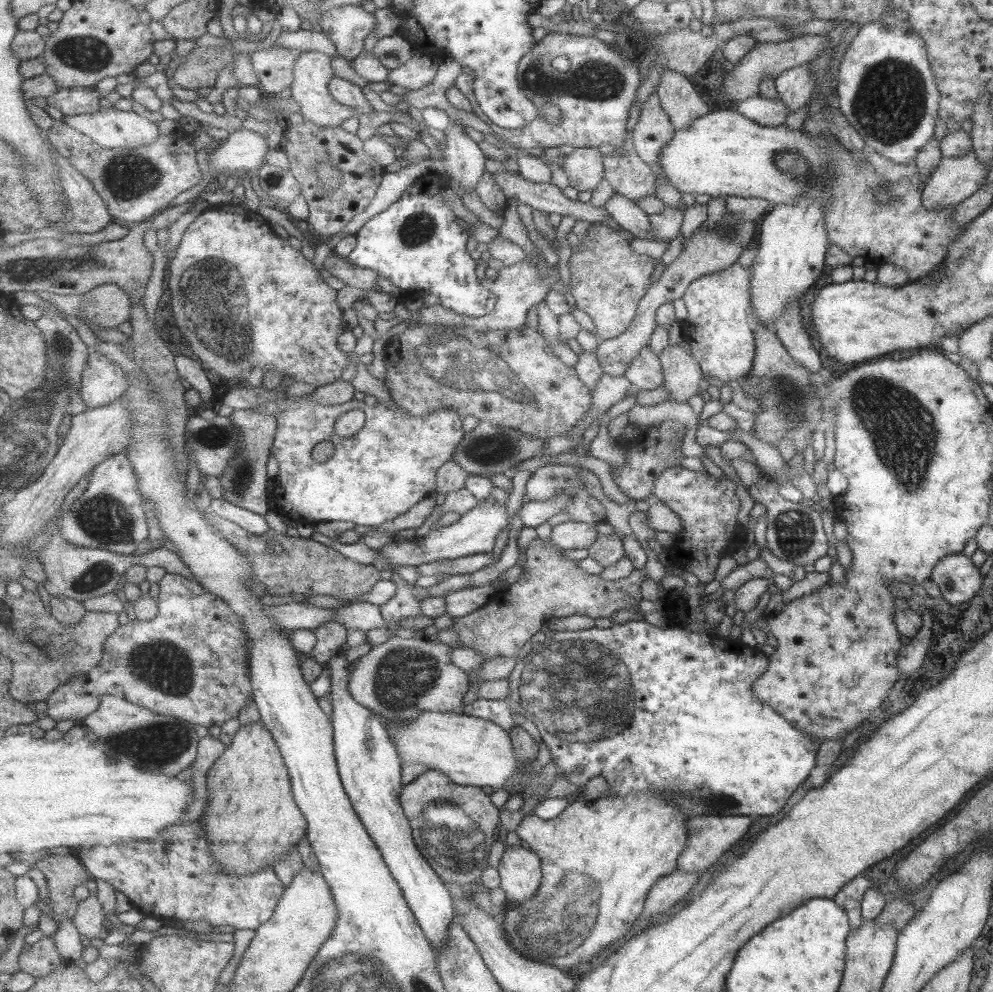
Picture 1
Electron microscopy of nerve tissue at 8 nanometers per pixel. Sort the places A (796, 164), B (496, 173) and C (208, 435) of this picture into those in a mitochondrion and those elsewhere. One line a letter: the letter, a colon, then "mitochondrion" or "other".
A: mitochondrion
B: other
C: mitochondrion

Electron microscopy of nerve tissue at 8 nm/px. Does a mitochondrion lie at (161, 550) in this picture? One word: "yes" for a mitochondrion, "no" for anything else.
no

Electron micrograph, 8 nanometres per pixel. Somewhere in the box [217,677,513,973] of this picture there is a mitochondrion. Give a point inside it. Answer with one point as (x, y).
(456, 846)

